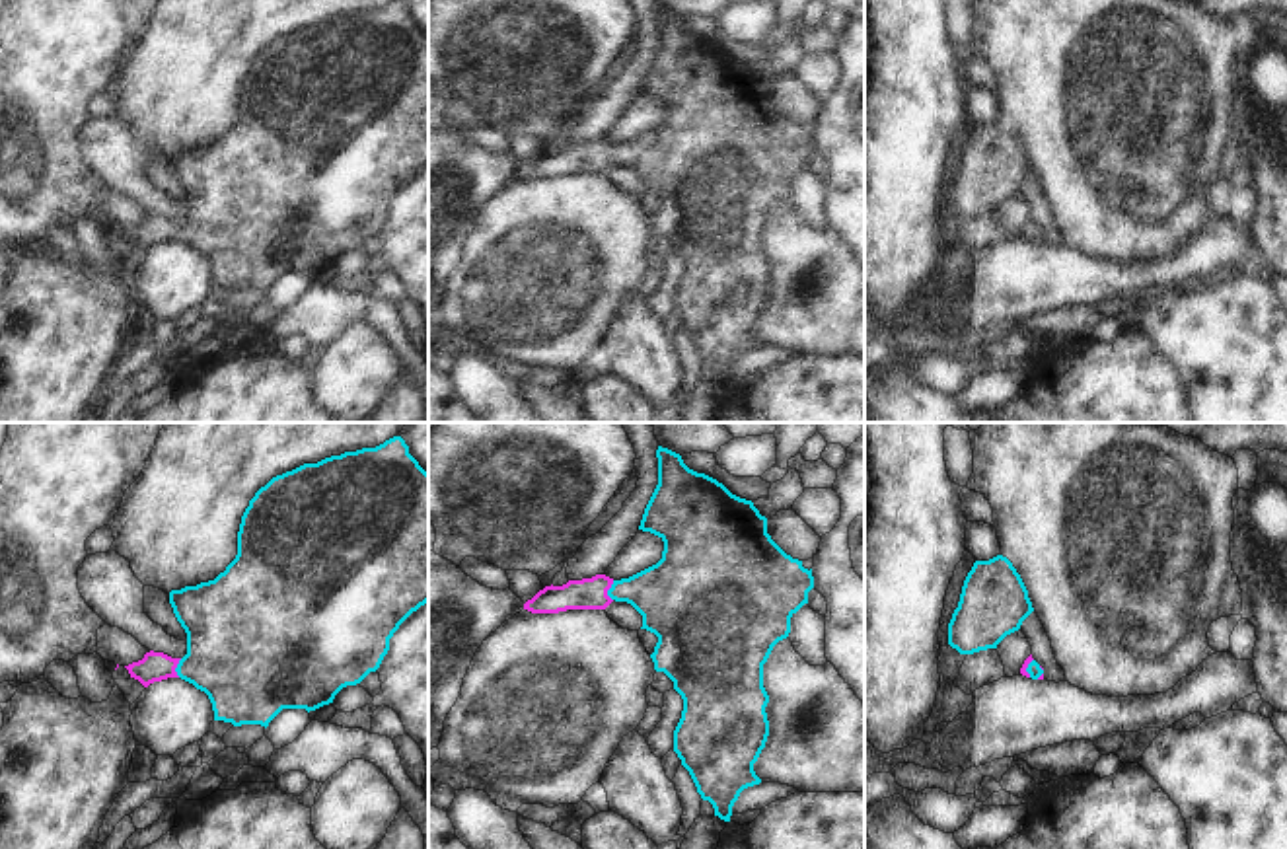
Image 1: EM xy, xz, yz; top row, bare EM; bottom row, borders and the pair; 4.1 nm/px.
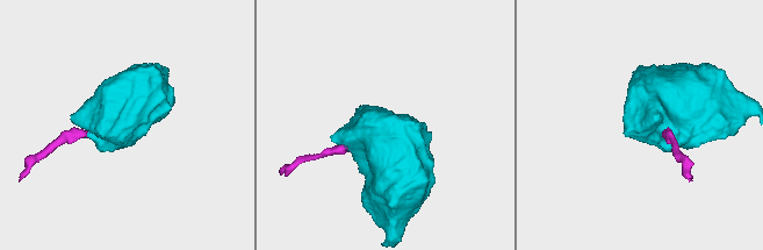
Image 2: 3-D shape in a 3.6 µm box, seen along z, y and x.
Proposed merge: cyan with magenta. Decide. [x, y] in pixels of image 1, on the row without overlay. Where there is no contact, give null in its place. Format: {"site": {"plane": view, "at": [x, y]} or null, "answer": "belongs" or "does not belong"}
{"site": {"plane": "xz", "at": [608, 154]}, "answer": "belongs"}

